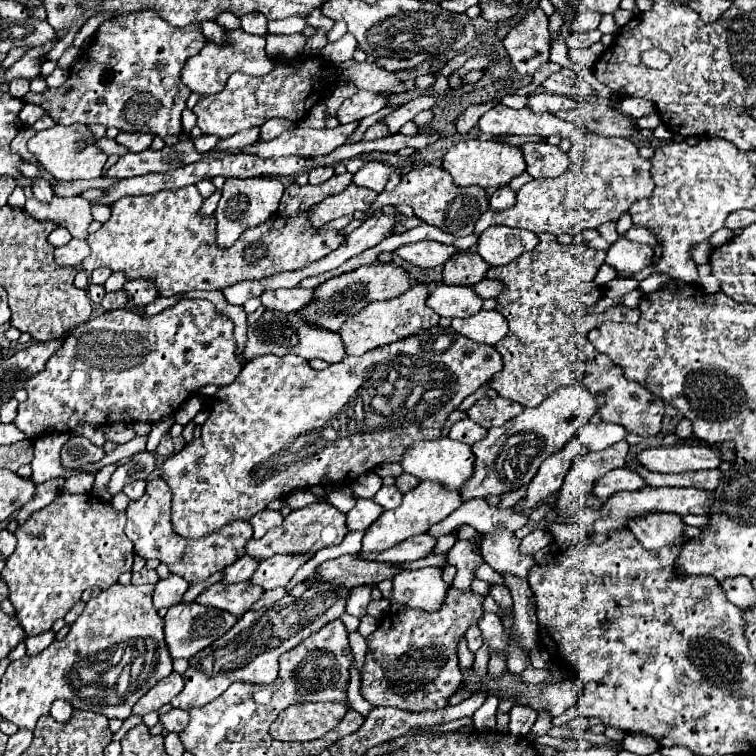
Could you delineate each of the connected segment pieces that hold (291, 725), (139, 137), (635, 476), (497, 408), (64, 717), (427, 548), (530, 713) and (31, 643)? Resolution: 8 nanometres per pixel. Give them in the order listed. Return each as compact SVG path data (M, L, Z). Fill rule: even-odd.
M303 702L293 704L271 724L271 736L283 742L305 742L327 734L341 720L343 704L339 702Z
M119 132L119 136L115 138L119 144L123 144L125 148L129 148L129 152L143 152L149 148L153 136L151 134L127 134L127 132Z
M623 466L619 470L607 472L607 476L603 476L599 480L599 484L595 484L595 496L601 500L607 500L615 492L621 492L621 490L635 492L635 490L641 490L645 486L649 486L649 484L645 482L645 478L639 472Z
M497 396L497 398L483 398L475 402L475 406L467 410L467 414L473 422L481 424L483 428L491 428L491 426L503 426L507 420L519 416L523 410L525 408L519 402Z
M55 700L53 706L51 706L51 716L57 722L67 722L73 716L73 706L67 700Z
M423 534L423 536L413 536L411 540L405 540L403 544L397 544L381 554L373 554L373 556L363 556L367 560L383 560L383 562L393 562L393 564L405 564L405 562L413 562L419 558L425 558L433 552L437 544L437 538L431 534Z
M513 706L511 712L509 712L509 716L511 716L509 732L513 736L527 736L529 730L531 730L531 726L537 720L537 712L533 708L529 708L529 706Z
M47 630L47 632L39 634L39 636L29 636L29 638L25 640L25 644L27 644L27 654L29 654L29 656L39 654L39 652L45 650L53 640L55 640L55 632L53 632L53 630Z

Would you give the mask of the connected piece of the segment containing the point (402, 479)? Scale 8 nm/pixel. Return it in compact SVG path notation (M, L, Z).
M401 474L399 478L397 478L397 488L405 494L405 492L409 492L409 490L413 490L413 488L417 488L419 486L419 478L415 478L415 476L409 476L409 474Z

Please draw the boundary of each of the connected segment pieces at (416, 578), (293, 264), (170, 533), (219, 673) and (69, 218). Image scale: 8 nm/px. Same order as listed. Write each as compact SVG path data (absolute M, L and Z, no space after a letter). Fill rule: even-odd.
M441 568L403 570L393 578L393 602L403 602L409 608L437 612L443 606L449 586L441 578Z
M195 186L179 188L179 190L161 190L155 194L143 194L143 196L125 196L123 200L117 200L111 204L111 218L105 222L95 234L87 238L91 254L81 262L85 272L93 272L99 266L115 270L123 270L127 278L153 278L157 284L157 290L161 296L173 296L177 292L189 292L189 290L223 290L231 284L237 284L241 280L259 280L273 276L277 272L285 270L297 270L305 268L309 262L315 262L329 252L333 252L341 242L343 236L333 232L317 232L309 224L309 214L303 212L301 216L287 218L287 216L271 216L265 224L259 228L249 228L241 234L241 238L229 248L223 250L215 242L215 218L201 218L197 210L201 208L201 194Z
M149 480L147 490L143 498L135 500L127 508L127 526L125 534L135 546L135 554L141 558L157 558L163 564L169 566L169 570L177 576L183 576L189 586L195 586L199 582L205 582L211 574L223 570L225 566L233 564L239 556L245 554L245 544L253 536L253 528L249 522L231 522L223 526L219 532L213 532L211 536L203 540L187 540L179 534L175 534L171 526L171 488L165 480Z
M331 584L309 586L301 598L285 596L271 604L271 608L251 610L237 620L237 624L215 644L207 646L189 660L185 676L185 688L171 700L173 708L191 710L209 704L233 682L271 684L279 672L279 656L289 648L295 648L307 636L319 632L323 624L337 620L345 614L349 588L331 588Z
M81 196L71 198L53 198L51 202L43 204L37 198L29 198L25 204L25 210L29 216L41 222L55 222L59 226L65 226L73 236L87 238L89 236L89 224L93 222L91 216L91 202Z

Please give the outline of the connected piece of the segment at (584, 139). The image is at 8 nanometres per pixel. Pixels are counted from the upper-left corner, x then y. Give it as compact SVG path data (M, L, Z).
M497 104L477 122L485 134L521 134L521 136L561 136L569 138L571 146L567 154L569 169L563 176L548 179L533 179L517 192L517 202L513 208L503 212L487 210L475 224L475 234L485 232L493 224L525 228L535 234L579 234L587 228L597 228L605 222L617 222L631 204L641 198L649 198L655 182L651 176L651 162L639 156L637 146L625 138L603 138L583 130L575 122L559 120L555 114L537 114L529 108L513 110L505 104Z

